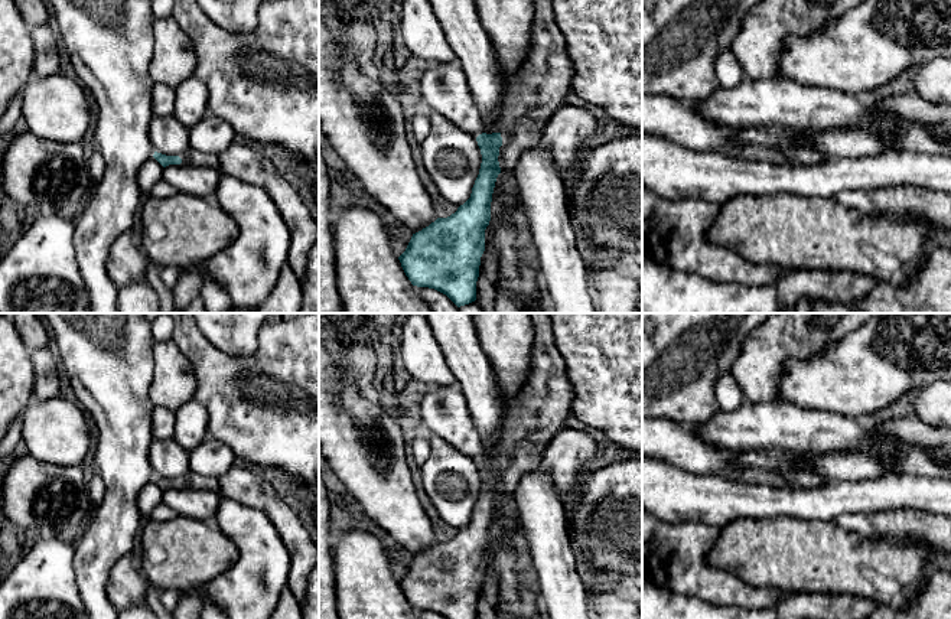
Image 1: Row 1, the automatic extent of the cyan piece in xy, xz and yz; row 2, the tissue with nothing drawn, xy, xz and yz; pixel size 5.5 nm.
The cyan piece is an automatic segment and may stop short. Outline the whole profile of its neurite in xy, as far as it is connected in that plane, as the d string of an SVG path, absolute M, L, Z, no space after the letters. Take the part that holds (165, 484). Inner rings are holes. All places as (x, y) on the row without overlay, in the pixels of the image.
M189 470L180 480L166 479L154 475L153 480L163 489L189 486L201 491L211 491L219 495L218 479L214 476L203 476Z

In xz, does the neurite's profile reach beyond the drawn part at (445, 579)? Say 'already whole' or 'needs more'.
needs more

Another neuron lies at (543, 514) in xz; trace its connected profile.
M540 467L521 475L512 492L537 571L541 599L550 619L593 619L589 590L579 577L579 558L569 532L569 514L550 476Z

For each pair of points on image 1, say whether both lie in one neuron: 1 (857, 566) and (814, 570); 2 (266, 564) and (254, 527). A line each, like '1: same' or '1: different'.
1: same
2: same

